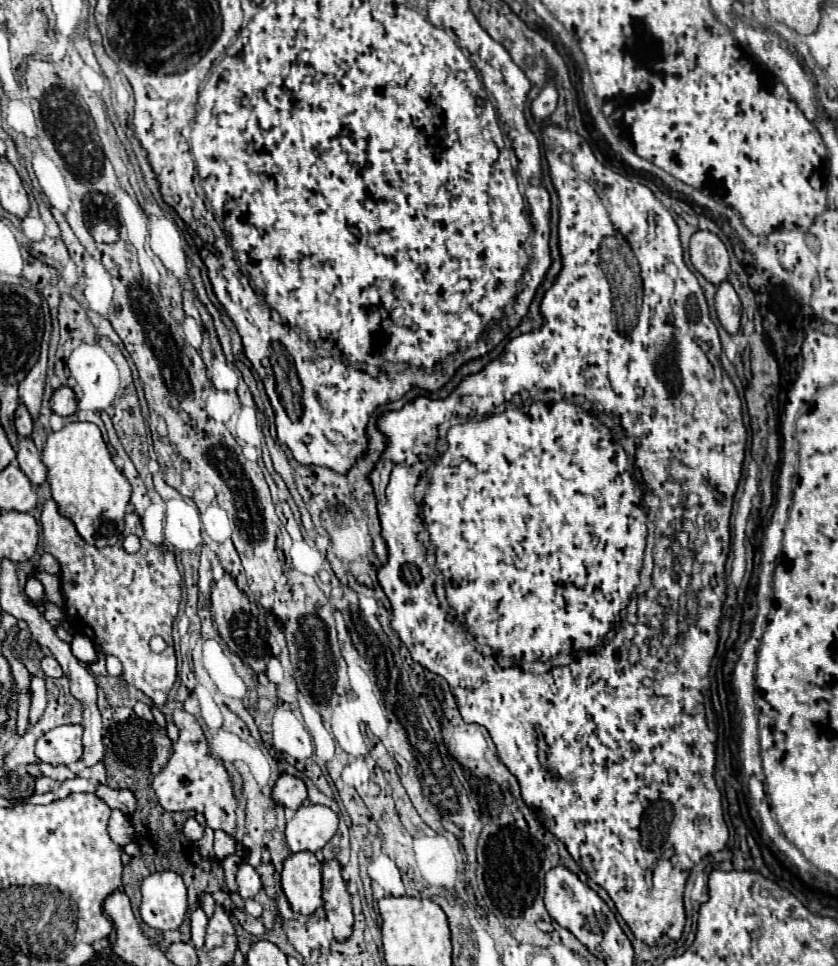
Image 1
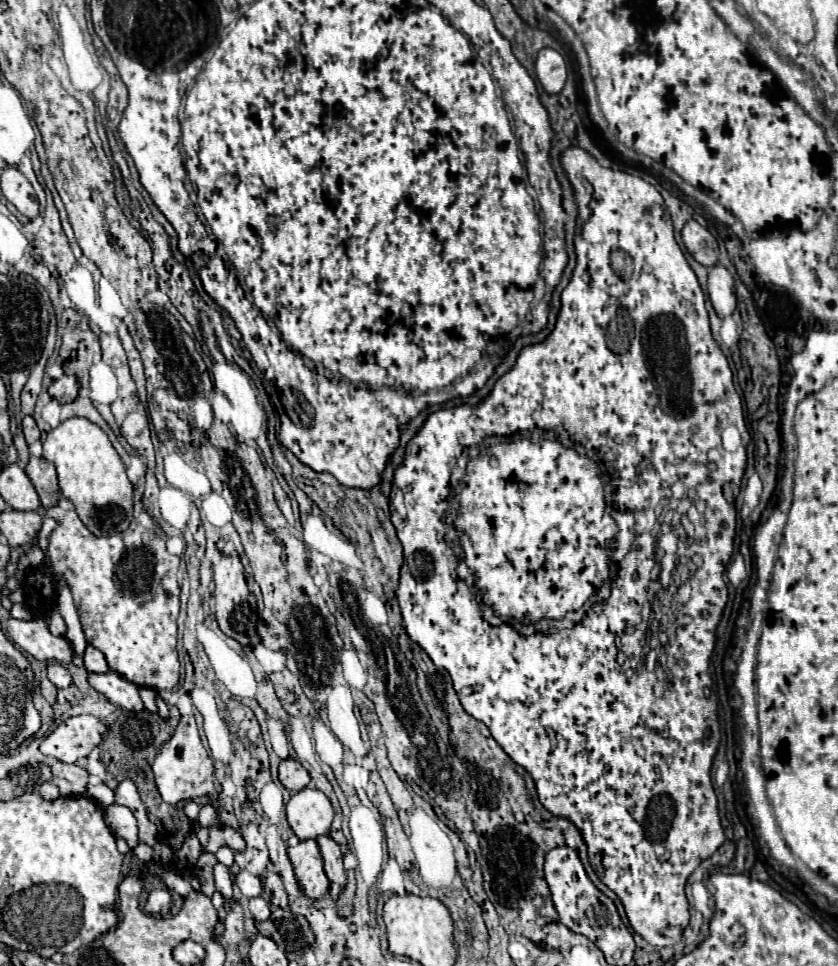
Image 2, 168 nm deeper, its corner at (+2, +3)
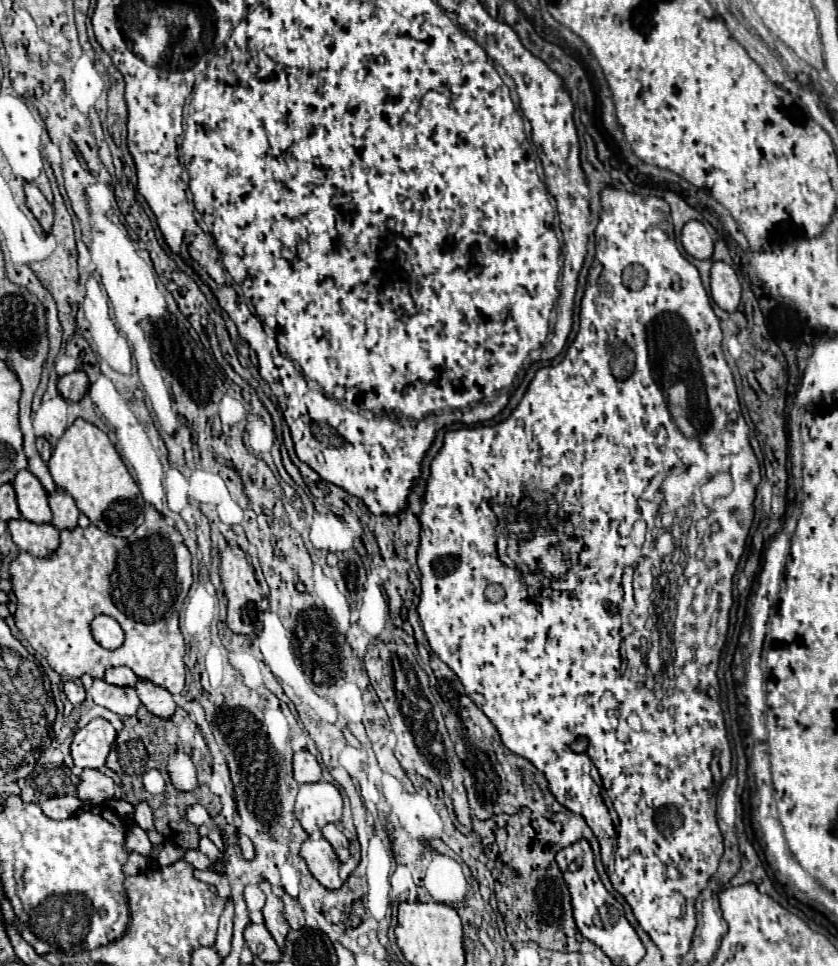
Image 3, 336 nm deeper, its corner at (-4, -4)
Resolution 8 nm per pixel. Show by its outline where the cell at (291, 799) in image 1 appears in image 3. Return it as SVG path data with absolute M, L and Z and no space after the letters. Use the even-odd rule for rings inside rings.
M300 750L294 754L294 778L298 784L322 780L322 768L308 750Z

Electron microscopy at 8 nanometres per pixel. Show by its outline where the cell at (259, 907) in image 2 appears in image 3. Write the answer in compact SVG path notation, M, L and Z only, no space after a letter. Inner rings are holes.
M262 880L258 886L260 886L260 890L266 894L266 906L264 906L264 910L262 910L262 912L264 912L264 922L266 922L268 930L270 930L270 934L274 936L276 944L278 944L280 948L284 948L286 934L290 932L290 926L288 926L288 922L286 922L286 918L284 918L284 904L282 904L282 900L272 892L272 886L270 886L268 880Z

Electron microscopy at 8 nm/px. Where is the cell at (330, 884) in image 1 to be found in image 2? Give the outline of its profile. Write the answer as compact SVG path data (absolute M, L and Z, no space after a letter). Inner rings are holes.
M322 835L316 839L318 841L318 847L320 847L320 853L322 853L322 859L324 859L324 871L326 871L326 877L330 879L330 883L338 883L340 889L346 887L346 871L342 867L342 853L340 853L340 847L338 843L334 843L330 837Z

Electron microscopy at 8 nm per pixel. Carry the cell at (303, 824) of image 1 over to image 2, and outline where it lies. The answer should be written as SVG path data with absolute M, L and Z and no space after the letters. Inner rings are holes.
M310 787L292 795L292 799L286 803L286 813L288 823L300 841L328 835L334 819L334 809L328 797L322 791Z

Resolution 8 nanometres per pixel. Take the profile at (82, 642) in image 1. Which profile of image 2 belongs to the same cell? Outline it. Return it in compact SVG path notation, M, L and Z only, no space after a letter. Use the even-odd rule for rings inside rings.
M92 645L86 647L82 659L84 659L84 667L86 667L88 671L92 671L92 673L108 673L108 671L110 671L104 655L102 655L96 647L92 647Z

